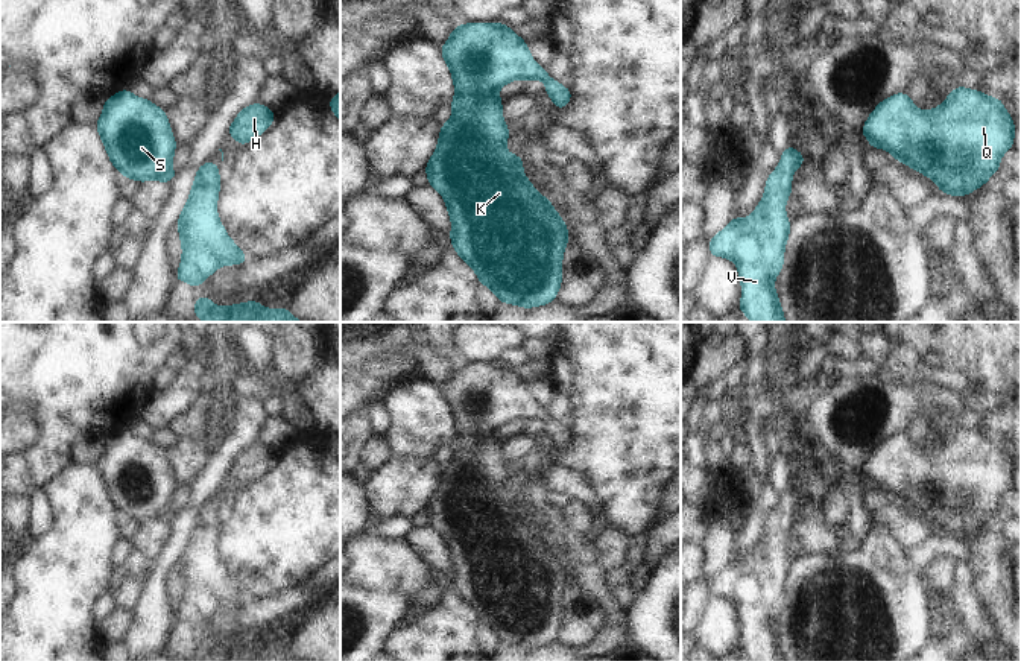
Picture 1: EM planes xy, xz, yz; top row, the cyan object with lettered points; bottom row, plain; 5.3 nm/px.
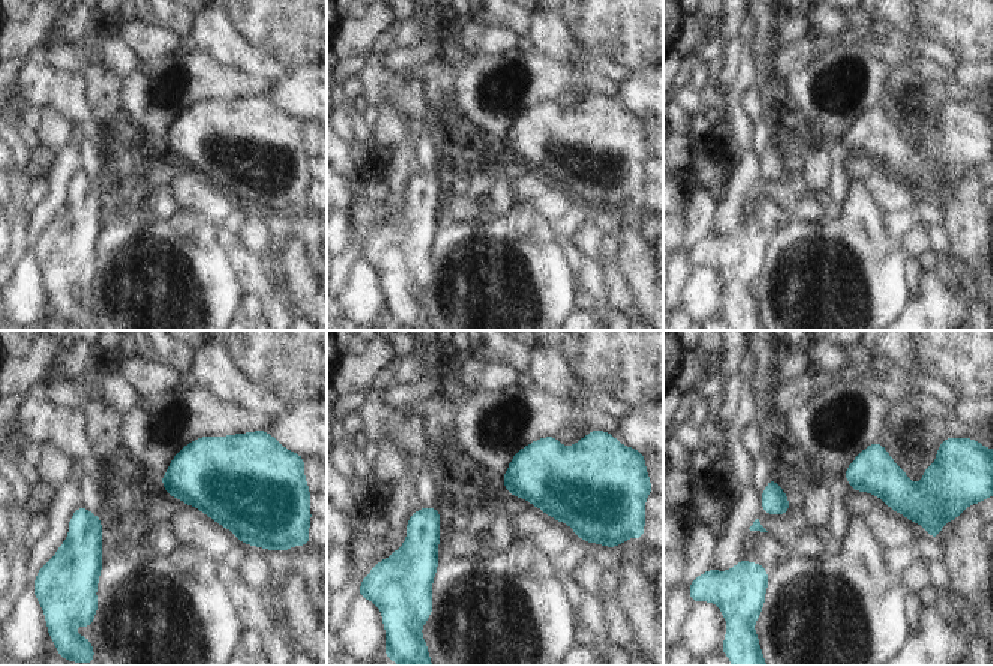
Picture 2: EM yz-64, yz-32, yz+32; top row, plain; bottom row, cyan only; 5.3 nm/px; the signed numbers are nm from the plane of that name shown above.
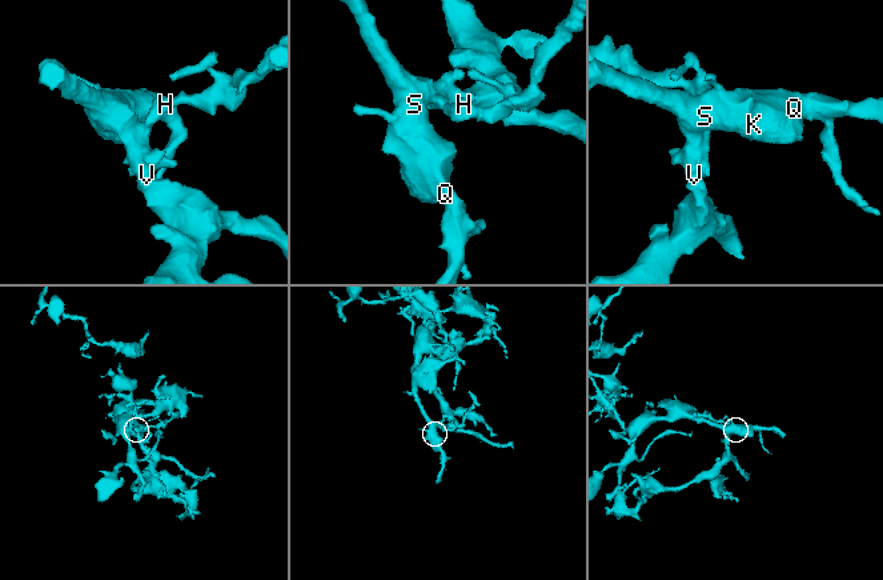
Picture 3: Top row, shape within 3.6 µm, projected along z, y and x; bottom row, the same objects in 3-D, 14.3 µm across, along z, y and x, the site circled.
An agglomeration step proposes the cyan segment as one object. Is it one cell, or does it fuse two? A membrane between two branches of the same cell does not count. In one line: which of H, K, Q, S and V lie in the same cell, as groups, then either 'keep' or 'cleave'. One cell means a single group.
H K Q S V | keep

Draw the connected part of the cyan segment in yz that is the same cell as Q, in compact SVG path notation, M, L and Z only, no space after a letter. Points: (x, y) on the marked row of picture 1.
M957 87L940 106L927 111L919 111L904 91L893 94L878 103L860 132L868 138L869 146L889 150L896 161L933 179L942 193L963 198L986 184L998 170L1000 158L1013 147L1015 126L1013 119L1003 106L1003 100L977 90Z

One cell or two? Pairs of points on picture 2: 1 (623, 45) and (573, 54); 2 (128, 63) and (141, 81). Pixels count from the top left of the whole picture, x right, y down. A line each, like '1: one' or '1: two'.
1: two
2: two

